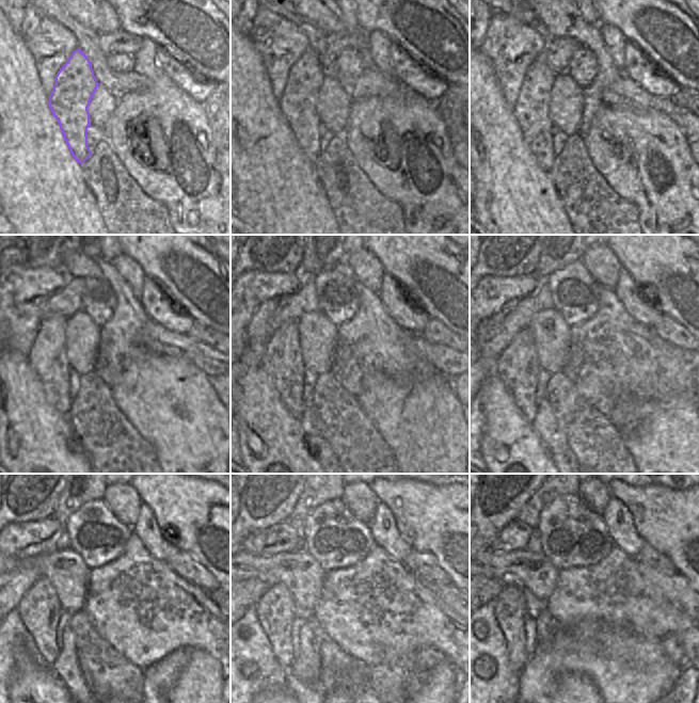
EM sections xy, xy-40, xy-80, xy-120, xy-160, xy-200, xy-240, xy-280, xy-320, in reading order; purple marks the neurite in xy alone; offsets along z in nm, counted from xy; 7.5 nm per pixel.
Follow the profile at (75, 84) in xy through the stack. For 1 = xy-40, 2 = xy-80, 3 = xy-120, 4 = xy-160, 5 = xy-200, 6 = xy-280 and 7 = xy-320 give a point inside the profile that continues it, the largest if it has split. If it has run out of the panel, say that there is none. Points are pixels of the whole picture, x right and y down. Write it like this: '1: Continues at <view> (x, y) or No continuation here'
1: Continues at xy-40 (298, 102)
2: Continues at xy-80 (530, 109)
3: Continues at xy-120 (47, 356)
4: Continues at xy-160 (282, 361)
5: Continues at xy-200 (519, 367)
6: Continues at xy-280 (275, 608)
7: Continues at xy-320 (510, 612)

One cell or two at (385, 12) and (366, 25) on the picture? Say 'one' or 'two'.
one

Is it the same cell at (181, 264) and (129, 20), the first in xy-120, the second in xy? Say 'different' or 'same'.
same

